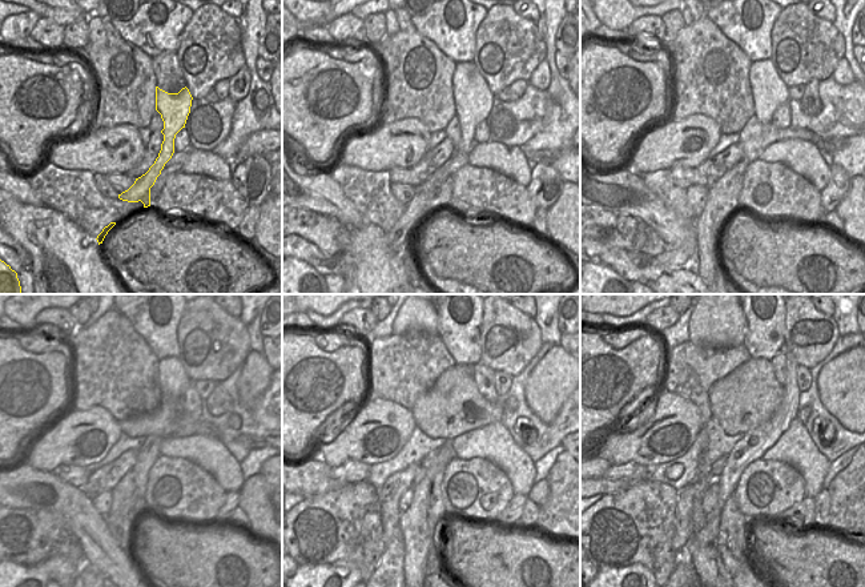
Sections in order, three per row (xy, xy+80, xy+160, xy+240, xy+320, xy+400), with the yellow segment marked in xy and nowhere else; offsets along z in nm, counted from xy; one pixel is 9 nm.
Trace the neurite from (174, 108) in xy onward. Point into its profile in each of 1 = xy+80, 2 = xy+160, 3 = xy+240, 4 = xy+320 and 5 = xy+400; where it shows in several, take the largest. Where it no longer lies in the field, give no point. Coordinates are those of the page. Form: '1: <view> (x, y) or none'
1: xy+80 (473, 99)
2: xy+160 (723, 197)
3: xy+240 (55, 565)
4: xy+320 (341, 565)
5: xy+400 (635, 565)

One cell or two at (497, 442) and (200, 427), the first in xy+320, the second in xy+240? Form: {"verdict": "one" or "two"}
{"verdict": "two"}

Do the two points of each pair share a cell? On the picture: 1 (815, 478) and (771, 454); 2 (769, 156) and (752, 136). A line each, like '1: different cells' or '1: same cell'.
1: same cell
2: different cells

